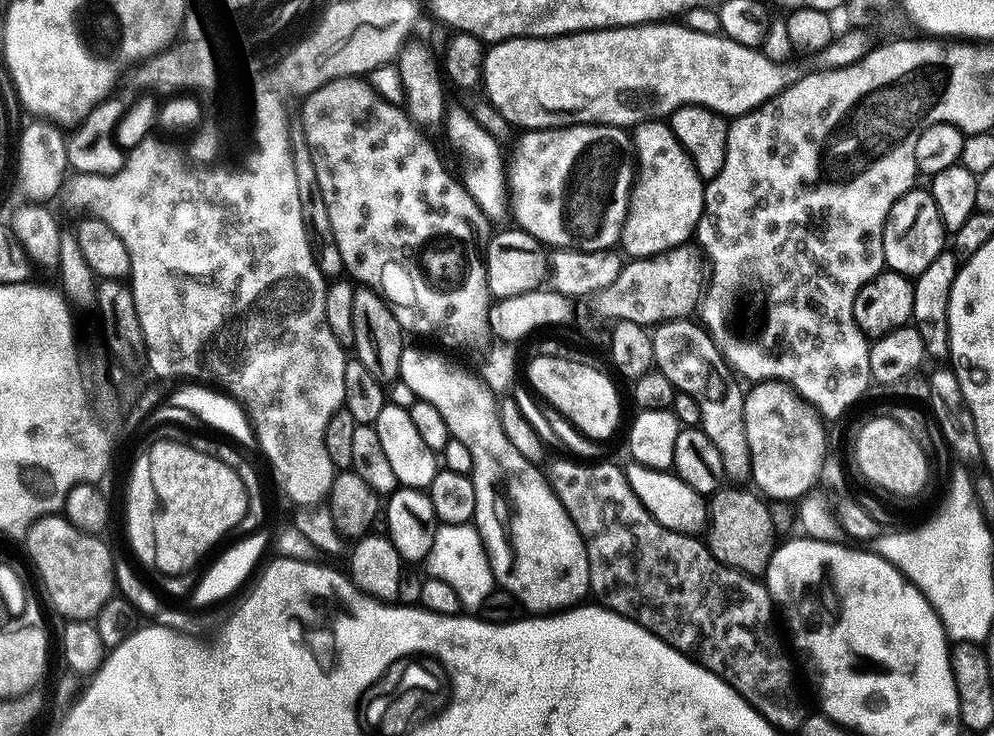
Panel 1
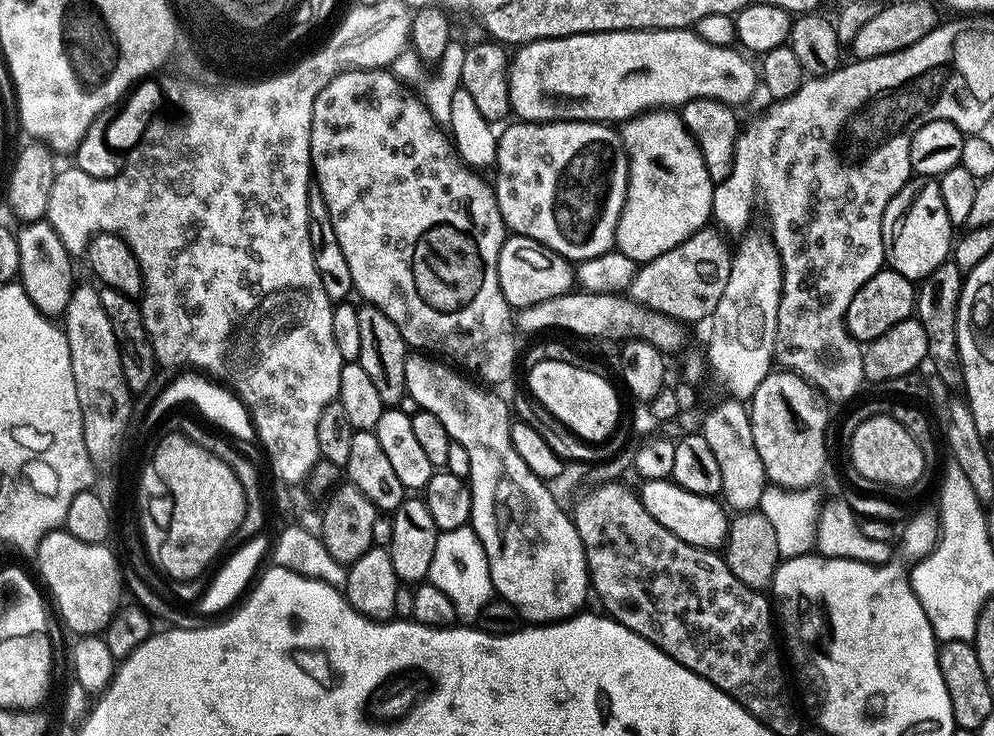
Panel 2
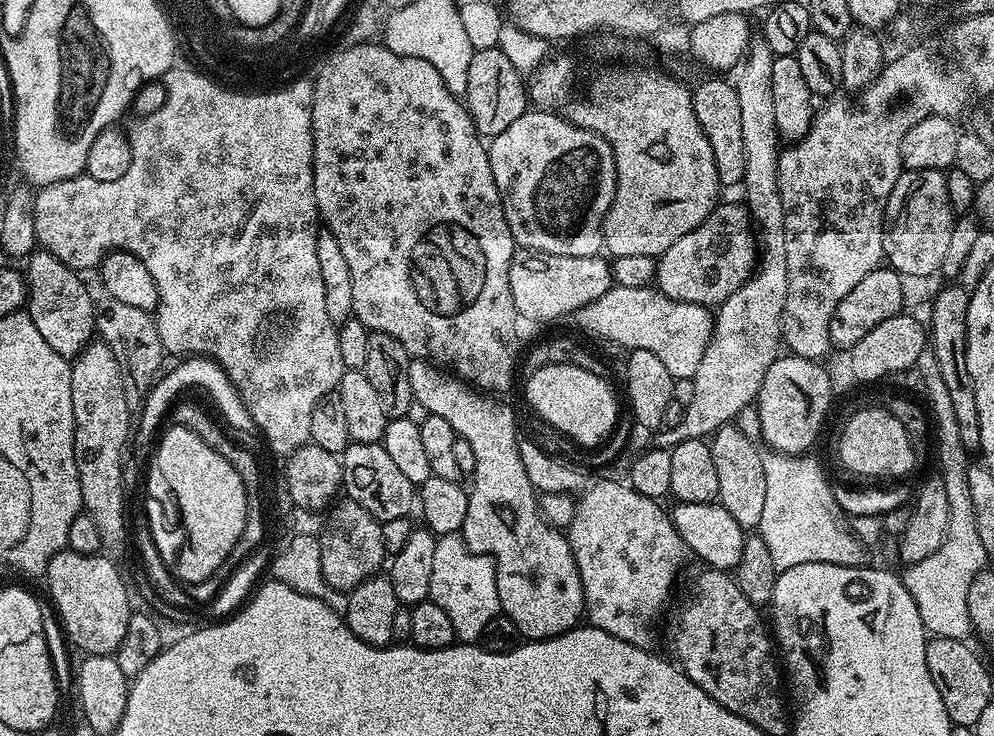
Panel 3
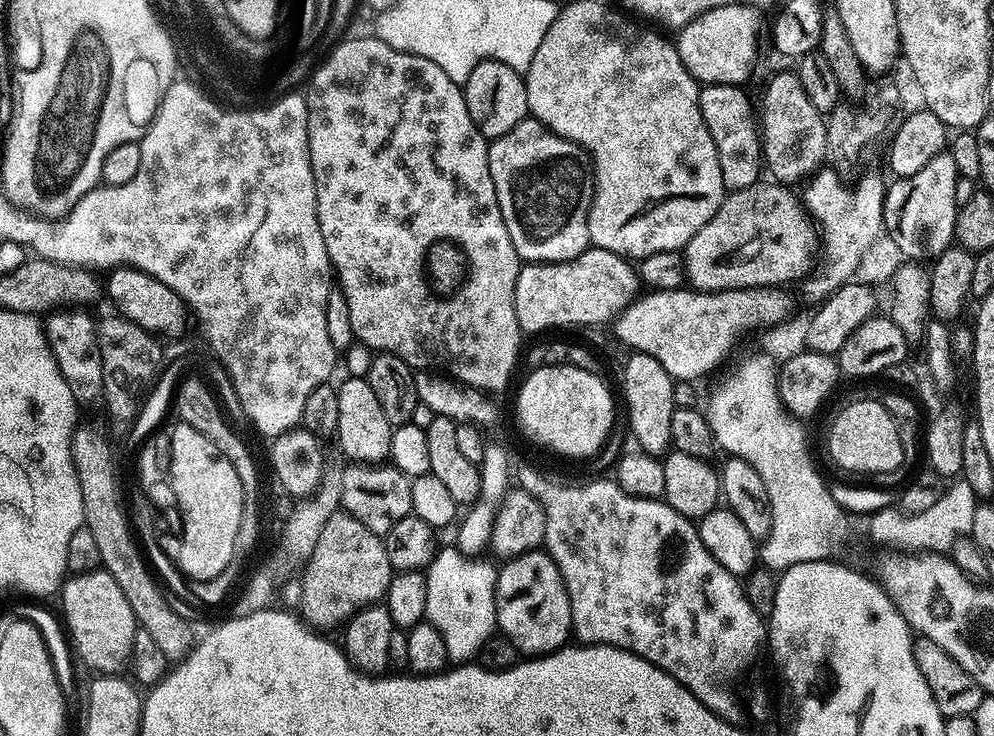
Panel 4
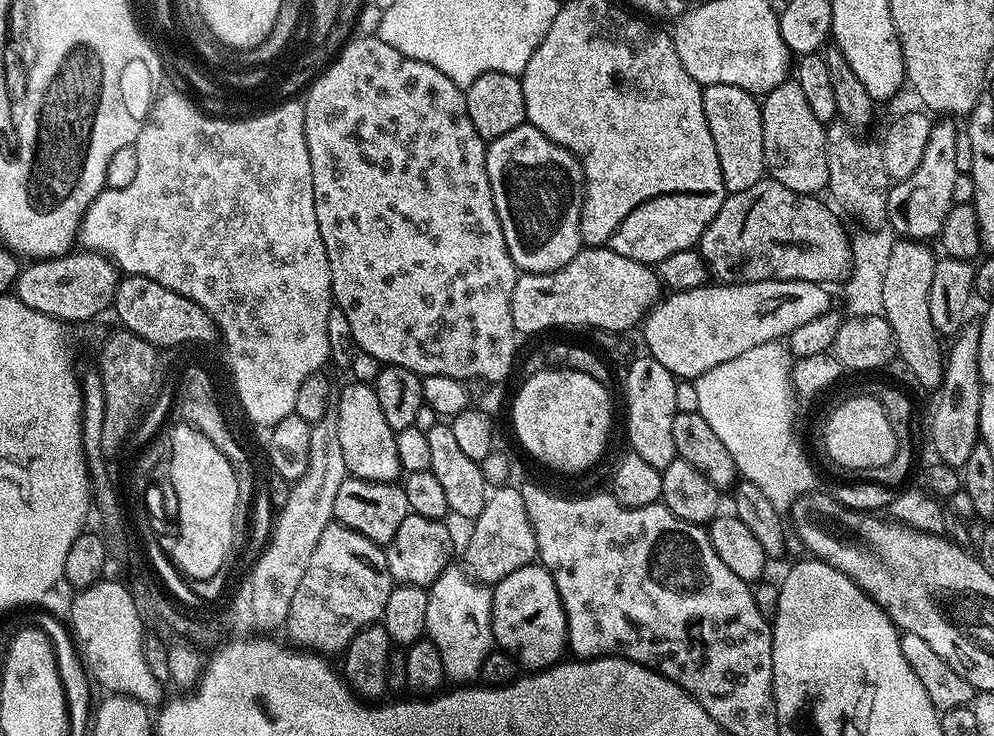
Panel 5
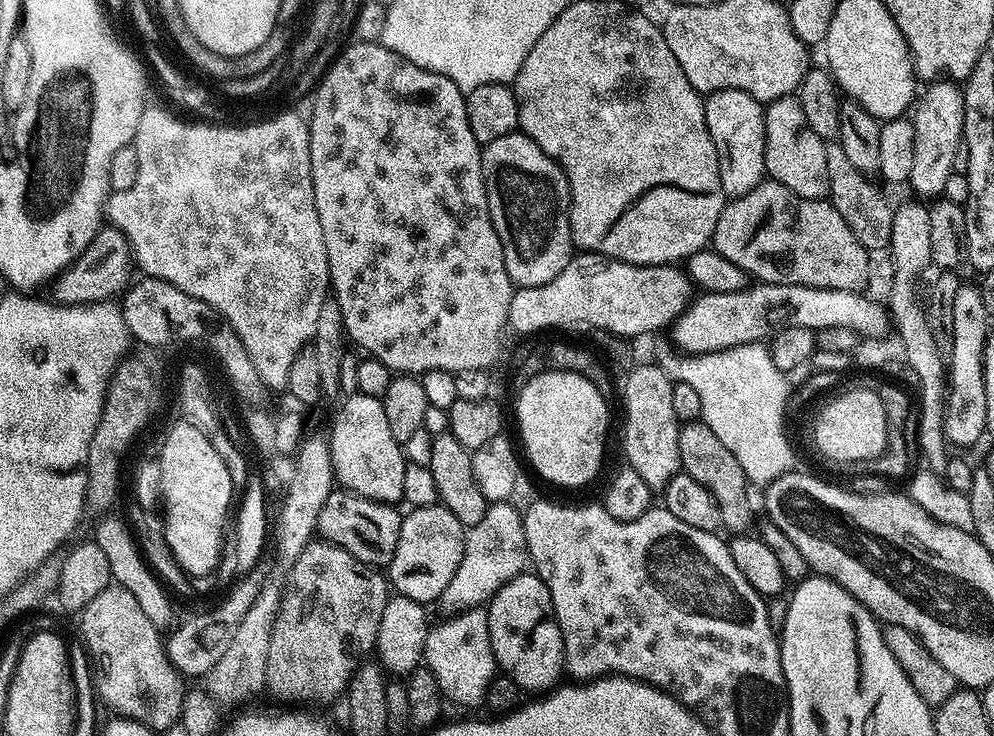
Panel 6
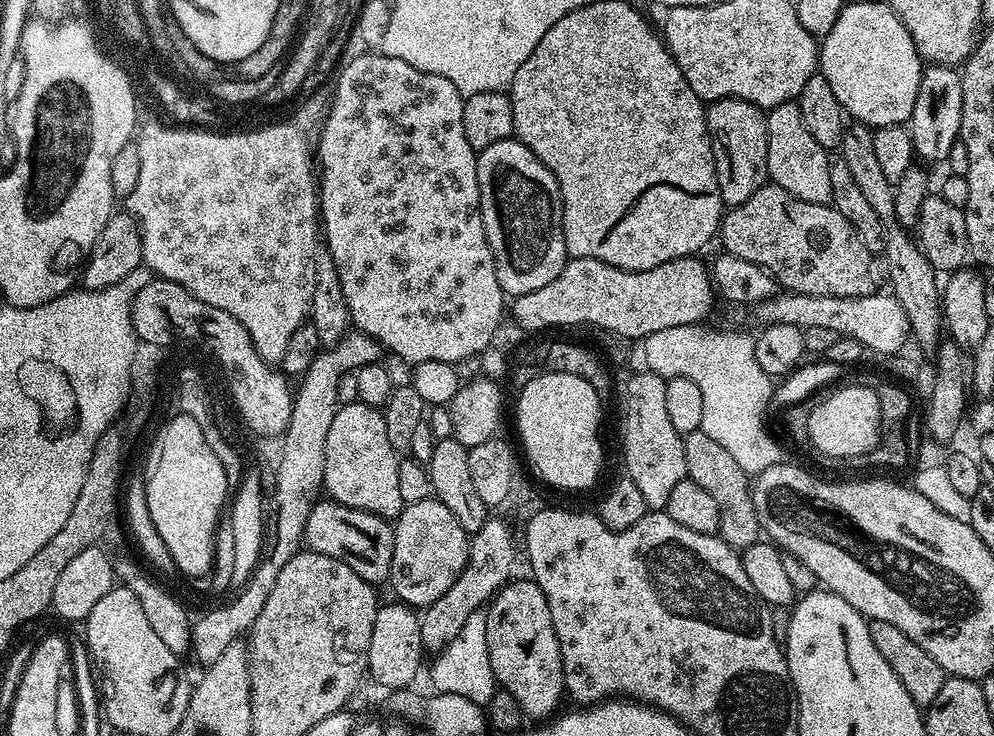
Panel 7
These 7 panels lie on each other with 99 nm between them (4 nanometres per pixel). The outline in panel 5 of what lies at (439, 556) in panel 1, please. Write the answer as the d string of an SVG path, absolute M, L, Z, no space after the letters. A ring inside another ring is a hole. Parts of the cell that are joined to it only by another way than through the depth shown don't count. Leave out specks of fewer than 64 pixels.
M463 567L445 568L439 578L428 588L426 602L427 639L438 646L442 654L445 677L452 682L472 682L479 677L482 662L494 650L492 639L492 588L477 583Z

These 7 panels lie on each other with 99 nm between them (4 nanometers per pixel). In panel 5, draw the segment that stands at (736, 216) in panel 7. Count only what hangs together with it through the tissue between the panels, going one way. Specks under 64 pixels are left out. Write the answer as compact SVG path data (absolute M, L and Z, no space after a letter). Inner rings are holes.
M765 178L754 182L750 190L725 195L718 214L706 226L698 251L709 273L722 284L745 284L759 280L801 280L821 286L831 280L843 281L853 267L852 241L844 234L835 214L820 201L819 195L800 196L782 186L782 182Z

